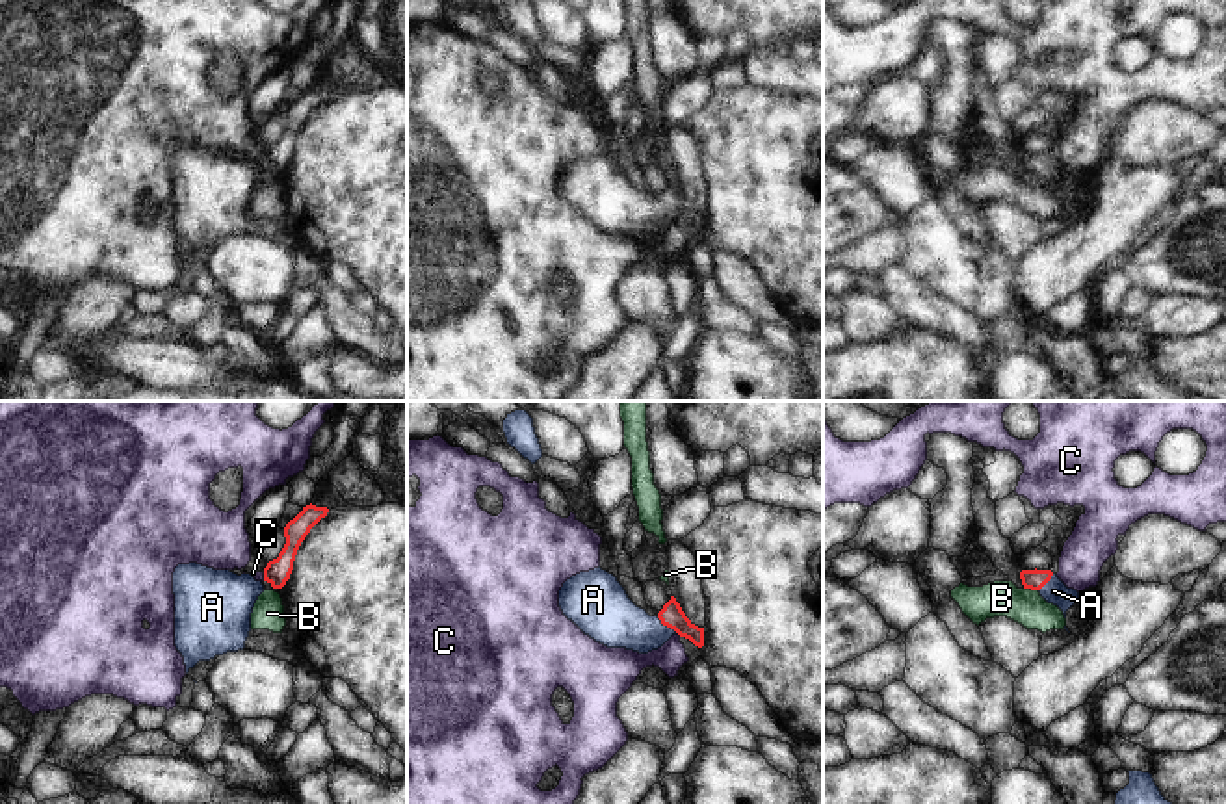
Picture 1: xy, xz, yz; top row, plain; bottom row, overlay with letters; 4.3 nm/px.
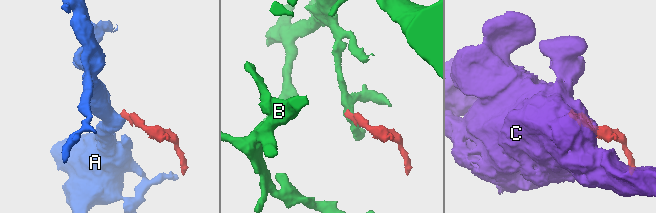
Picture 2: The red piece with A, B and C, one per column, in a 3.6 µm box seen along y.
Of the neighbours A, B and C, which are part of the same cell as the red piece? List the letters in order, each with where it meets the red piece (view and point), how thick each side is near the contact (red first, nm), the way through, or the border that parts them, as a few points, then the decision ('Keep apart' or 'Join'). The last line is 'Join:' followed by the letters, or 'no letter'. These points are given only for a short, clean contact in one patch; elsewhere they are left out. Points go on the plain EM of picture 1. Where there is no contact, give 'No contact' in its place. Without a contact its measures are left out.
A: Touches red at xz (667, 210). Thickness 100 nm (red) against 240 nm. Path across: xz (671, 199), (667, 210), (625, 210), (612, 203). Join
B: Touches red at yz (1031, 173). Thickness 90 nm (red) against 160 nm. Boundary: yz (1024, 171), (1037, 175). Keep apart
C: Touches red at xz (678, 218). Thickness 100 nm (red) against 120 nm. Boundary: xz (677, 216), (680, 220). Keep apart
Join: A

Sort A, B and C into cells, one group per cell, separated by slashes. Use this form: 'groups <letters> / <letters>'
groups A / B / C

